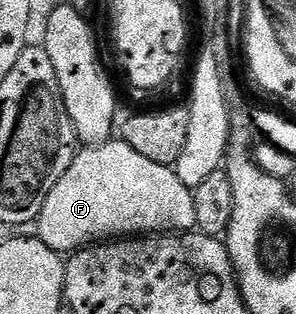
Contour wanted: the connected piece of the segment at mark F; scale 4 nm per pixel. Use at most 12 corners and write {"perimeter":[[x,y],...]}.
{"perimeter":[[123,140],[81,149],[39,239],[61,256],[196,230],[192,190]]}

